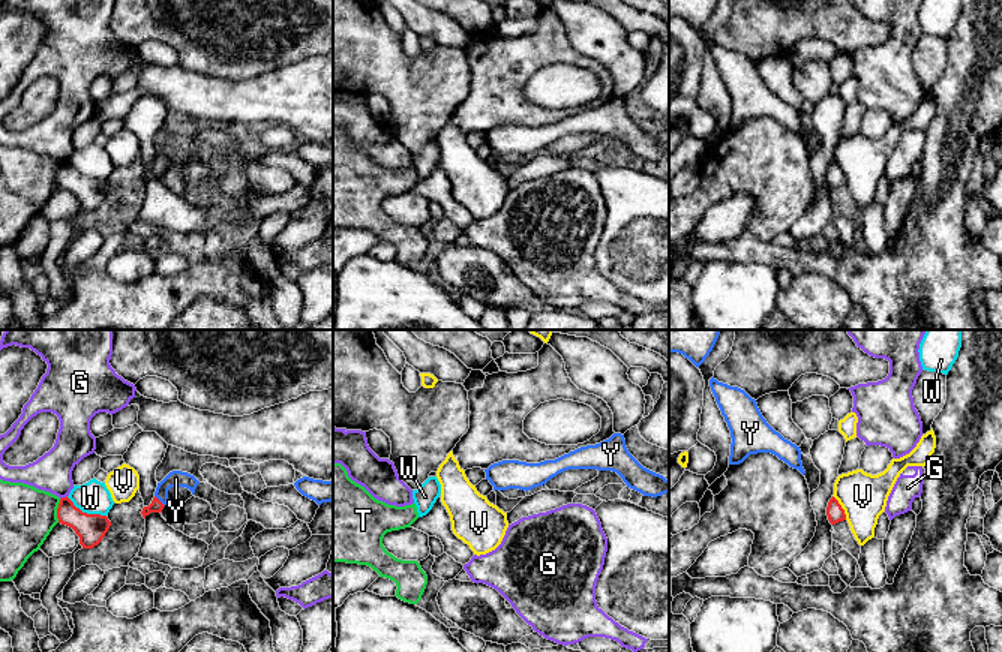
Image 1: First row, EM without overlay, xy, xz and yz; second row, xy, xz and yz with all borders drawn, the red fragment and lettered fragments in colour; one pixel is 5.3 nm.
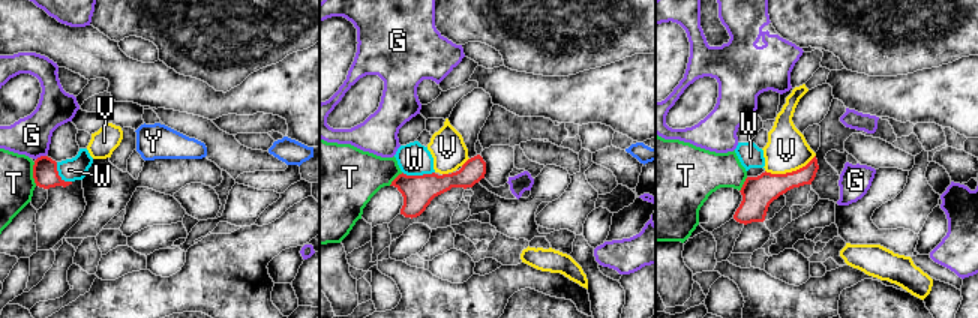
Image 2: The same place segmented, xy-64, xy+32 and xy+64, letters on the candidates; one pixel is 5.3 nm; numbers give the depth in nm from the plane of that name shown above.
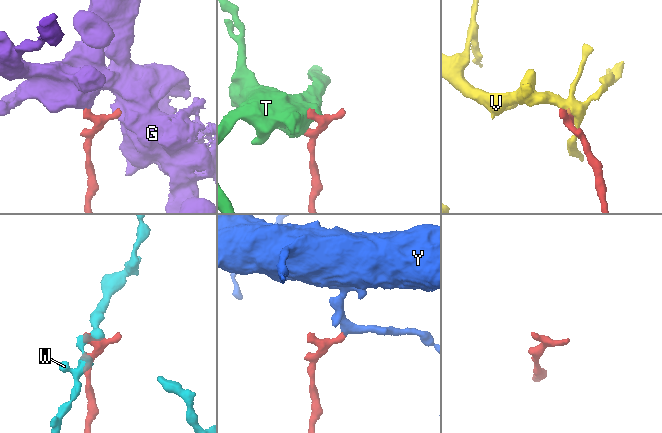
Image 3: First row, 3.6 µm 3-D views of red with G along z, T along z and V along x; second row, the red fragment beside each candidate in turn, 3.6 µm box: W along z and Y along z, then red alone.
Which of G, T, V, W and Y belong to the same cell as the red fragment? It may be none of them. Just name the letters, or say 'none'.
Y

